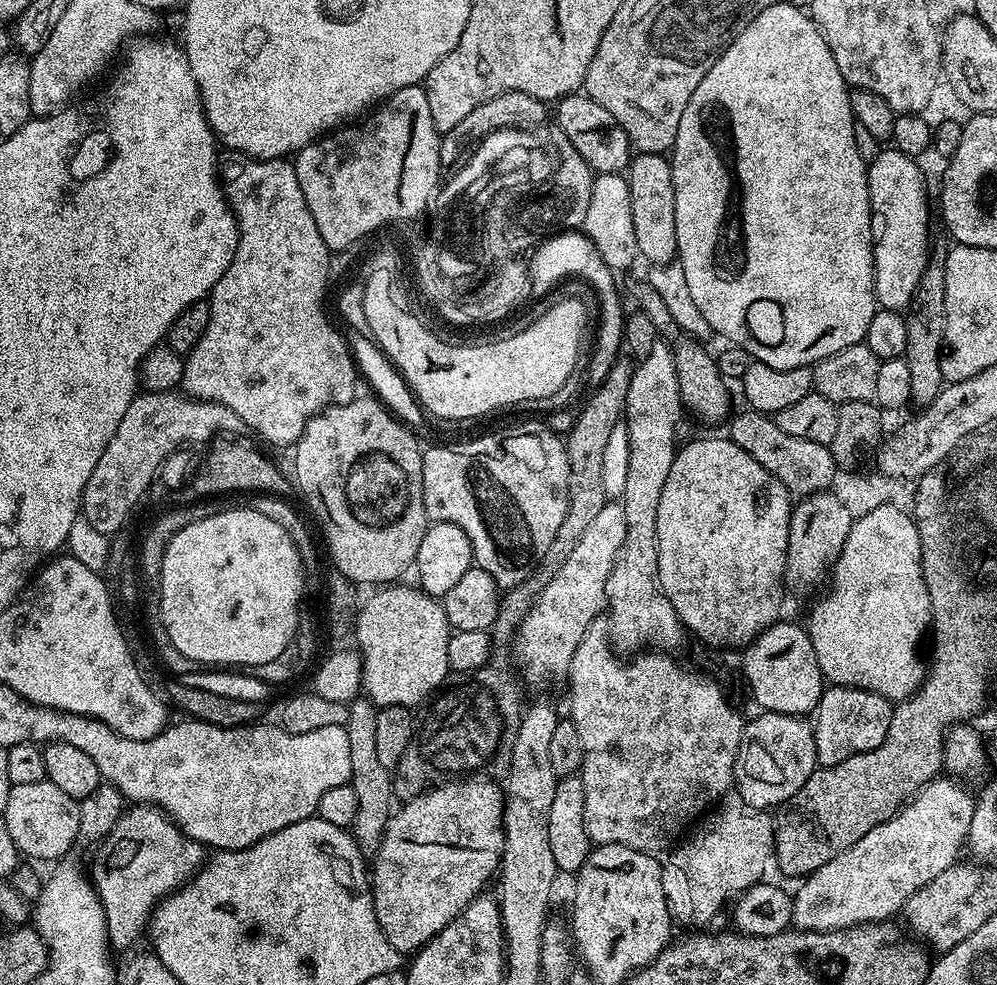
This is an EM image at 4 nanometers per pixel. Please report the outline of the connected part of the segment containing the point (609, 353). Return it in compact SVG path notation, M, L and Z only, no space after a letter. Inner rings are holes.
M580 230L557 232L540 241L531 252L529 258L529 280L533 297L544 296L555 284L563 282L567 276L581 276L593 288L595 299L600 301L598 323L600 329L594 335L592 357L588 363L588 380L593 385L601 384L610 374L610 370L618 363L619 352L624 342L624 322L626 311L620 305L620 292L616 289L617 277L612 269L606 266L602 254L598 254L598 246L590 242L590 238ZM616 279L616 280L615 280Z

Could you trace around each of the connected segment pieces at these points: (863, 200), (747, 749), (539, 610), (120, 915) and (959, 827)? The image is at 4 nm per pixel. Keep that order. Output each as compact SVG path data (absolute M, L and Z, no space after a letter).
M777 2L762 10L762 14L758 14L758 18L754 18L754 22L750 22L750 26L746 26L746 30L742 30L742 34L738 34L734 42L730 42L722 58L718 58L718 62L710 66L706 78L698 82L694 98L686 102L682 122L678 122L678 138L670 153L674 182L676 255L686 274L690 295L712 332L714 330L718 335L725 336L729 345L746 350L752 355L753 361L774 366L774 370L815 366L830 354L838 354L838 350L865 343L870 330L870 318L874 318L878 310L872 257L874 233L868 164L862 154L858 154L858 146L854 142L856 121L852 118L849 91L850 86L842 78L842 70L838 70L838 62L834 62L834 54L830 46L826 46L826 38L822 38L811 15L792 4Z
M760 712L756 718L745 723L739 750L735 760L733 783L742 800L756 810L767 811L780 807L805 785L806 779L816 771L817 744L814 742L813 727L803 719L780 712Z
M605 502L594 522L590 522L586 534L582 534L578 546L570 550L570 558L566 558L554 578L546 582L521 622L514 641L516 660L524 667L526 675L563 677L567 673L578 642L582 642L588 627L601 619L608 607L606 582L622 550L622 542L626 542L627 525L623 503Z
M143 802L121 812L120 821L108 831L108 835L103 837L99 844L100 849L97 850L96 857L92 860L90 879L92 887L96 889L104 907L106 926L108 927L108 942L112 946L116 946L120 936L121 946L128 948L143 932L145 935L152 913L156 910L156 905L165 896L171 896L177 888L183 888L206 862L205 845L189 838L167 812Z
M937 778L929 780L903 808L900 809L896 815L891 816L886 822L882 822L878 826L874 826L874 830L870 830L870 834L866 834L866 838L862 838L858 842L854 842L852 848L848 848L842 854L838 854L834 859L827 860L826 863L818 869L817 872L812 873L803 881L804 884L797 892L794 892L794 899L792 902L792 924L800 930L811 930L814 932L841 932L844 928L858 928L865 924L878 924L881 922L891 921L892 915L899 913L904 907L904 903L915 894L922 886L929 884L934 878L938 878L938 874L942 874L942 870L953 867L957 863L960 848L965 847L968 839L968 831L970 830L970 822L972 815L976 809L974 803L974 796L971 796L966 789L960 784L955 784L952 780L944 780L945 778Z

